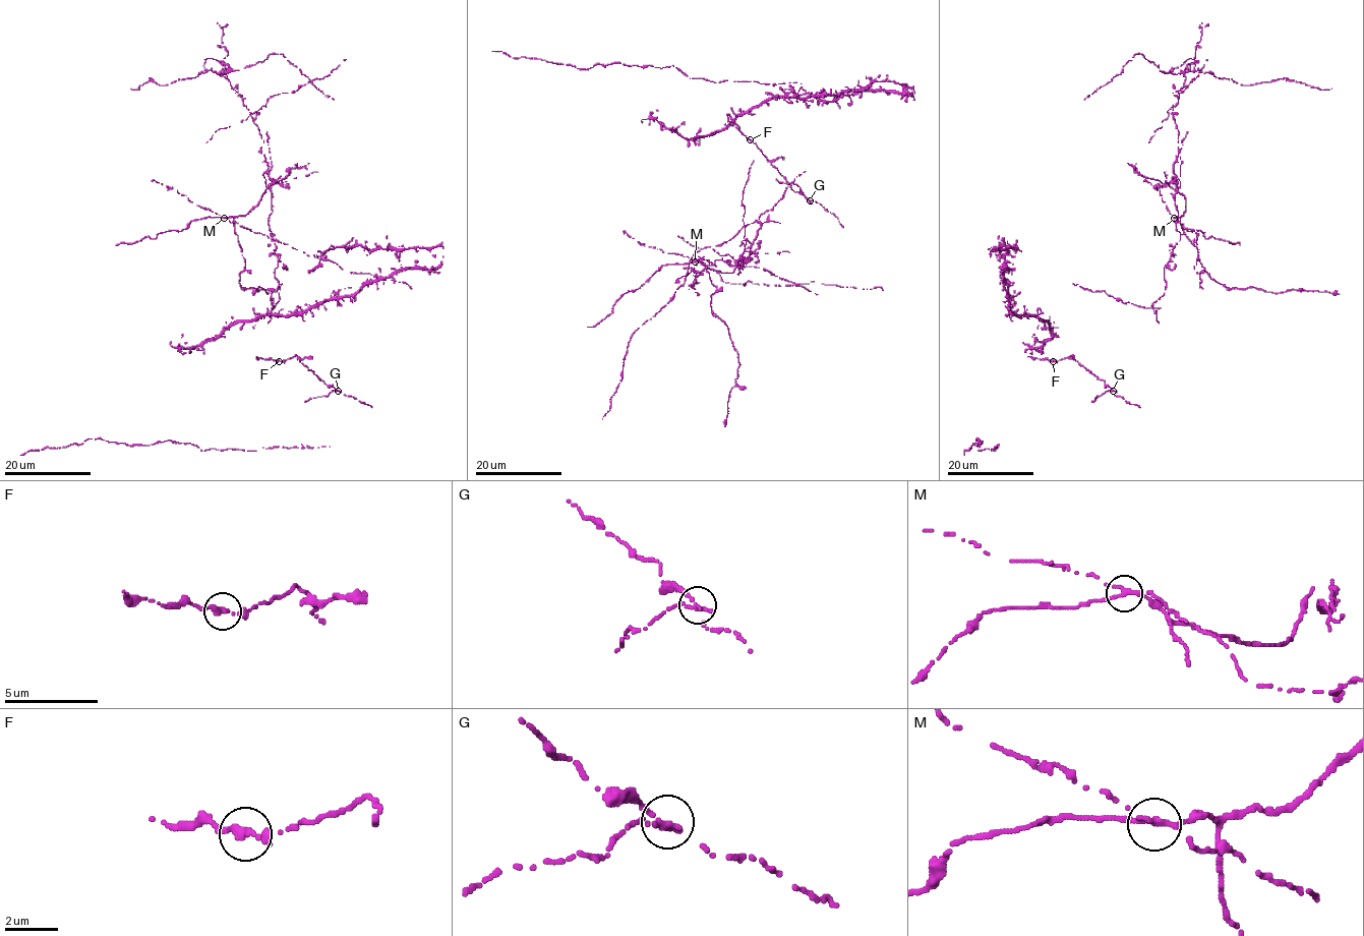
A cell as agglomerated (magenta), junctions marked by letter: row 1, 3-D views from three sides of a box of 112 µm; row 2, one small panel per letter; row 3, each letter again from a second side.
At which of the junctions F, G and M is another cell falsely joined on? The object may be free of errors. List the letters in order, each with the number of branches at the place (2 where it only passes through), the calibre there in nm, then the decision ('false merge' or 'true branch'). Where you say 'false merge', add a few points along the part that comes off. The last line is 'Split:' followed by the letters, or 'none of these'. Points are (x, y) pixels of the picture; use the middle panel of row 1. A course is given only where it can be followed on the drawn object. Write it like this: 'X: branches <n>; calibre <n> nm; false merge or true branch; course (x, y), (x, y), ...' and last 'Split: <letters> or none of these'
F: branches 2; calibre 280 nm; true branch
G: branches 2; calibre 260 nm; true branch
M: branches 2; calibre 280 nm; false merge; course (695, 260), (731, 273), (745, 257), (688, 269), (633, 335), (602, 418)
Split: M

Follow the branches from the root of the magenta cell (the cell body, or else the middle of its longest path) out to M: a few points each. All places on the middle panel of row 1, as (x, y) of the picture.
M: (744, 216), (744, 238), (752, 245), (745, 268), (739, 264), (747, 259), (742, 255), (731, 273), (695, 260)

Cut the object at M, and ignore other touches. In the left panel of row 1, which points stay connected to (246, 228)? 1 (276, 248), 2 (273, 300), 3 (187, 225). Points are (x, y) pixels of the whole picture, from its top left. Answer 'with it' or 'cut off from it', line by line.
1: cut off from it
2: cut off from it
3: cut off from it

